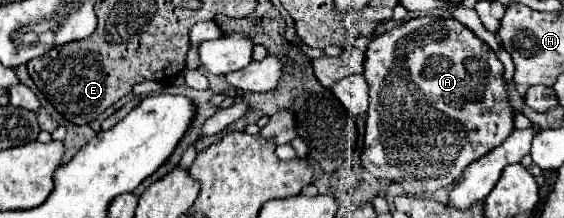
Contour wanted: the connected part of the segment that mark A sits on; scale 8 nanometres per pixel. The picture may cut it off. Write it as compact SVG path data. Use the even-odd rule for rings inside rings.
M415 17L377 35L367 45L363 67L369 83L369 111L361 163L371 175L399 183L411 197L423 197L451 185L471 161L501 145L513 131L515 111L507 99L501 61L485 41L453 17Z

